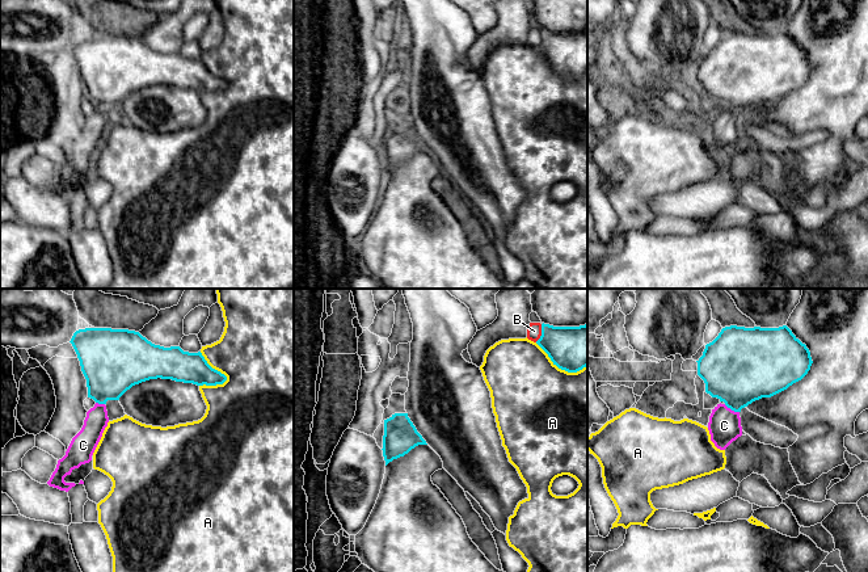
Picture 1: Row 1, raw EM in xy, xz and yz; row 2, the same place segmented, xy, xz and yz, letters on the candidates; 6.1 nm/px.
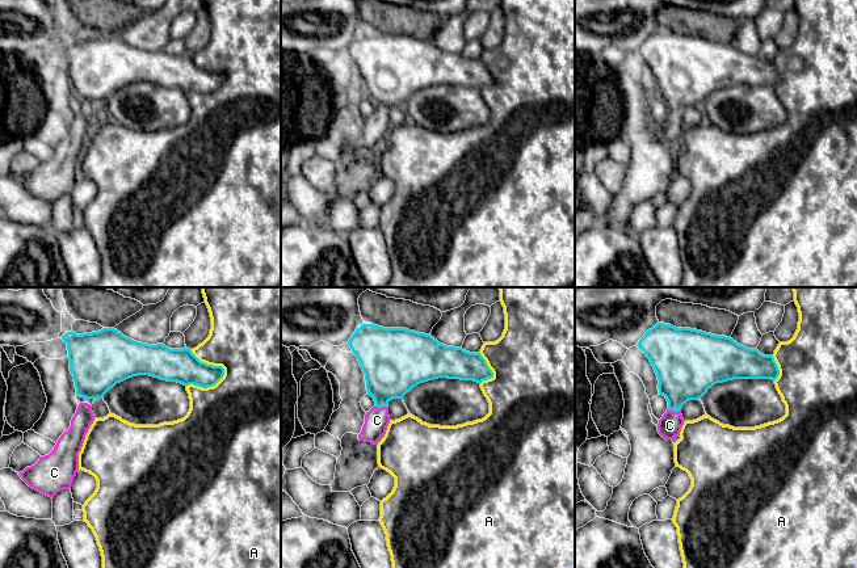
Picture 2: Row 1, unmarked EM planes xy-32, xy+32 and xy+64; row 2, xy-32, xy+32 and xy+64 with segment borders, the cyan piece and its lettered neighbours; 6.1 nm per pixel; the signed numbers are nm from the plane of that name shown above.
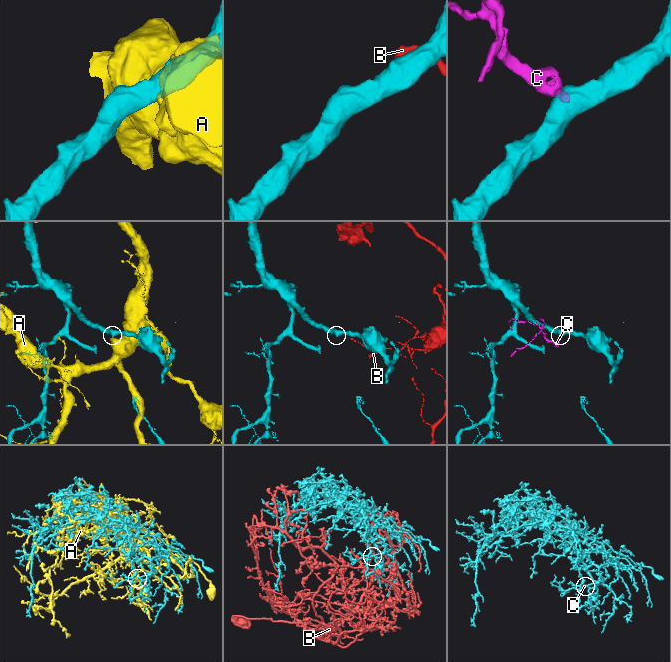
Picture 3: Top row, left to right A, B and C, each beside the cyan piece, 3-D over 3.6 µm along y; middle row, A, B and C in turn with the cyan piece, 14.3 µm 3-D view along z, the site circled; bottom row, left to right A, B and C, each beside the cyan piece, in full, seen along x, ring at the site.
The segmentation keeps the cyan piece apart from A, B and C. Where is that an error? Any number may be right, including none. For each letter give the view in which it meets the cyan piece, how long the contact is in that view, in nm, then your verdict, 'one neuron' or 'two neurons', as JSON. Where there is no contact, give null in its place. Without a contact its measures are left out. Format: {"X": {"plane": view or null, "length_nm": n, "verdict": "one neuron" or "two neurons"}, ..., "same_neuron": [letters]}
{"A": {"plane": "xy", "length_nm": 240, "verdict": "two neurons"}, "B": {"plane": "xz", "length_nm": 120, "verdict": "two neurons"}, "C": {"plane": "yz", "length_nm": 110, "verdict": "one neuron"}, "same_neuron": ["C"]}

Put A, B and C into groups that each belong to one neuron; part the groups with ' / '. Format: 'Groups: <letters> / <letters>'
Groups: A / B / C

